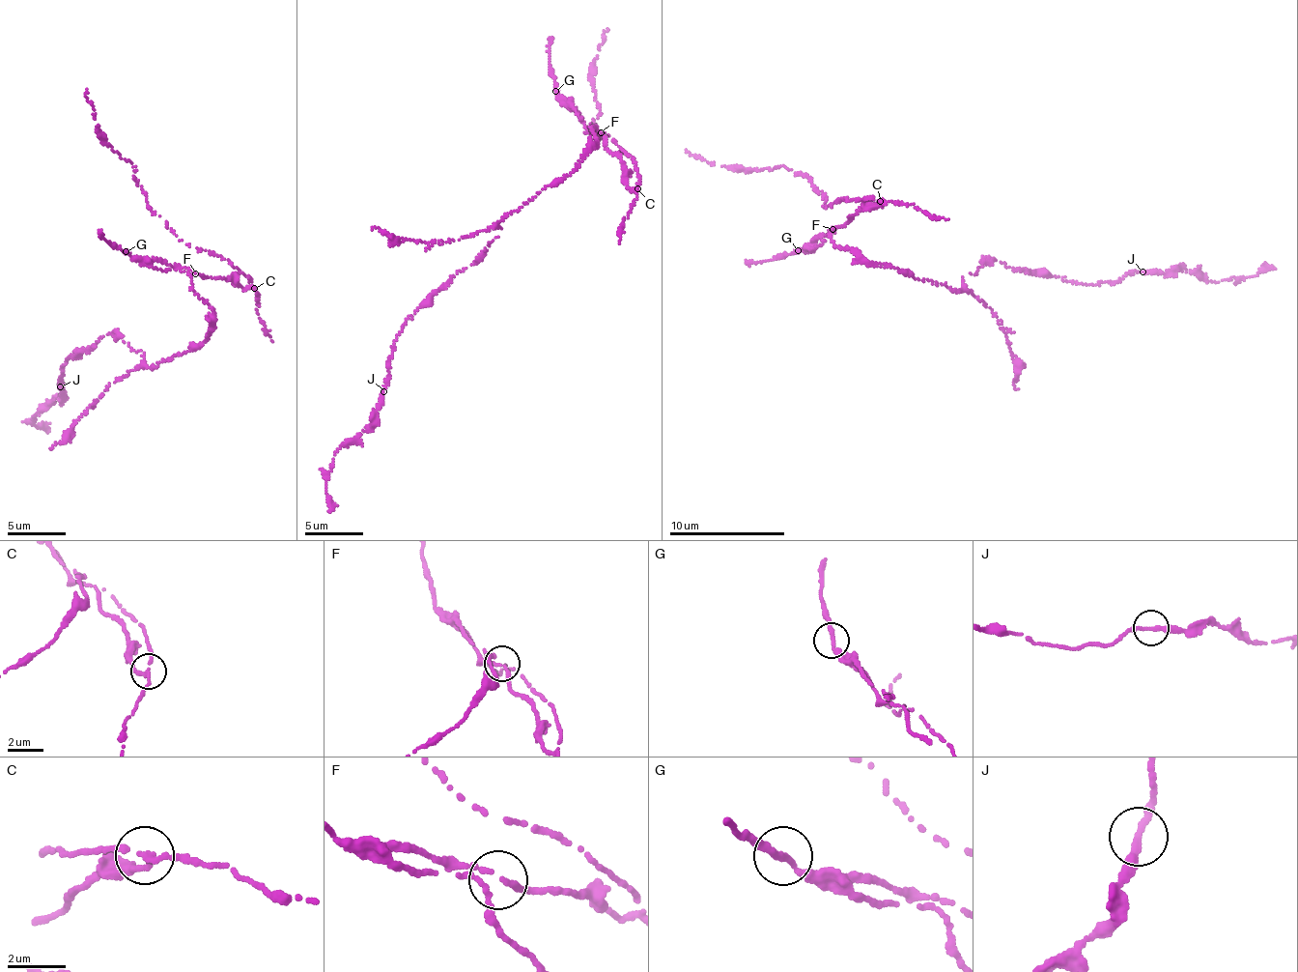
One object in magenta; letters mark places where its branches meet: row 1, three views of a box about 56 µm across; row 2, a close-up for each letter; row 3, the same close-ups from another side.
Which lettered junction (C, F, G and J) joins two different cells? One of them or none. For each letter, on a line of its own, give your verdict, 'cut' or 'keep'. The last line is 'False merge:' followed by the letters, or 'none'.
C: cut
F: keep
G: keep
J: keep
False merge: C

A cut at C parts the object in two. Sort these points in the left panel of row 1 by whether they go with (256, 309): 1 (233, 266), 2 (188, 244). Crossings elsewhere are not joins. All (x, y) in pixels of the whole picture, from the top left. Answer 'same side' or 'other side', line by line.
1: same side
2: same side

